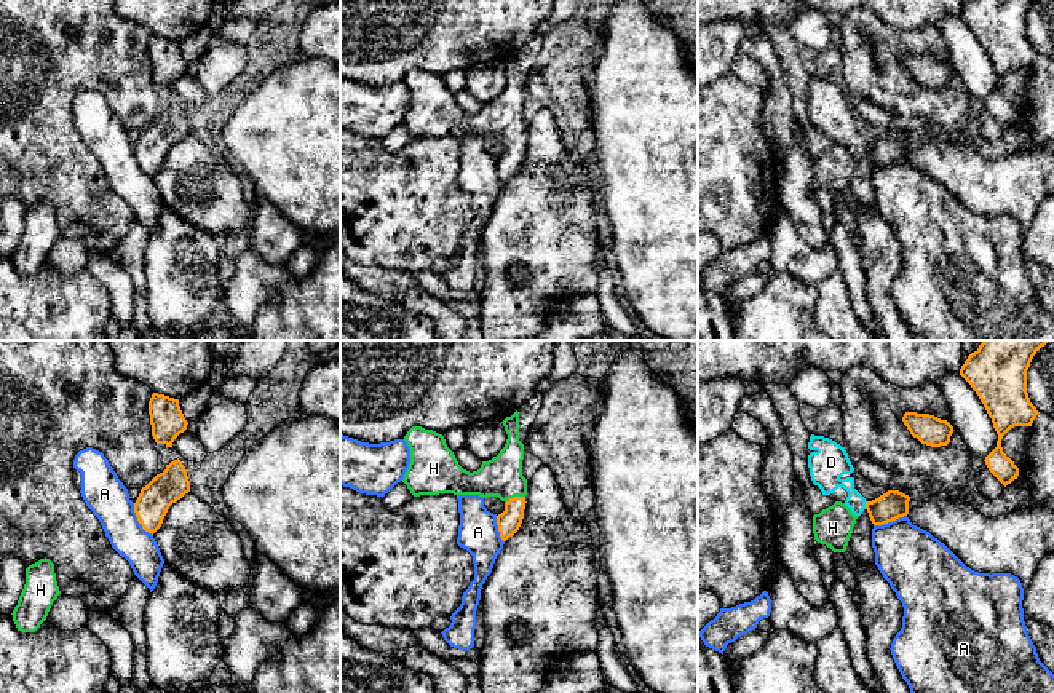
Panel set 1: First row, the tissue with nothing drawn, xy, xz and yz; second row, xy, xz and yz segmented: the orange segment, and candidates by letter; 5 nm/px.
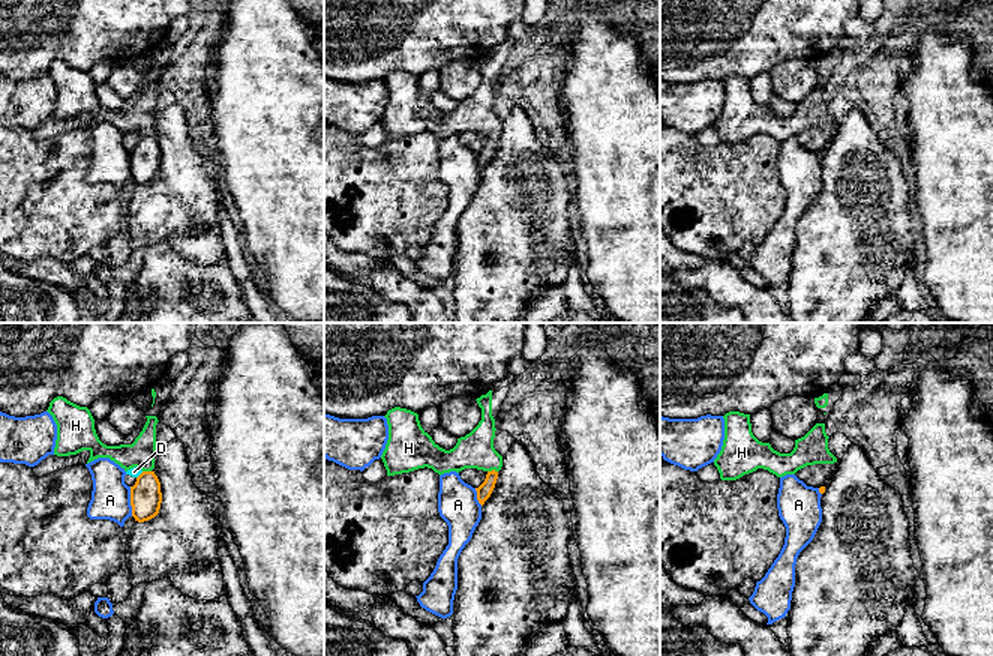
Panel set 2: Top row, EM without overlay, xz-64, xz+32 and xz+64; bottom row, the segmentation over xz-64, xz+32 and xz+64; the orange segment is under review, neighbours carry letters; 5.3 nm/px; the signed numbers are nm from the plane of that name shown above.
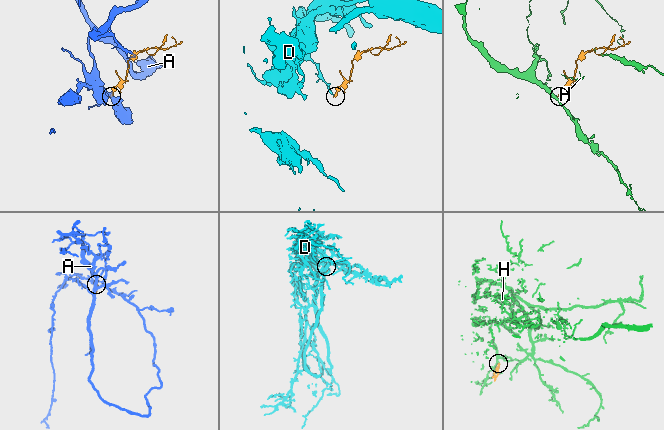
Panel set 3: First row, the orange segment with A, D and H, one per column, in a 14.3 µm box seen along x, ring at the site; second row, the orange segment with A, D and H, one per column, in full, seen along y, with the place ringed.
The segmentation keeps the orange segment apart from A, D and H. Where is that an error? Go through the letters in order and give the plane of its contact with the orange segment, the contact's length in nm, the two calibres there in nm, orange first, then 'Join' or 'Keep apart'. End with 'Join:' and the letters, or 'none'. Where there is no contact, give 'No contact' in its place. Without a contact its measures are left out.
A: Touches orange in xy. Shared border 190 nm. Thickness 160 nm (orange) against 220 nm. Keep apart
D: Touches orange in yz. Shared border 40 nm. Thickness 140 nm (orange) against 140 nm. Keep apart
H: Touches orange in xz. Shared border 110 nm. Thickness 120 nm (orange) against 200 nm. Join
Join: H

